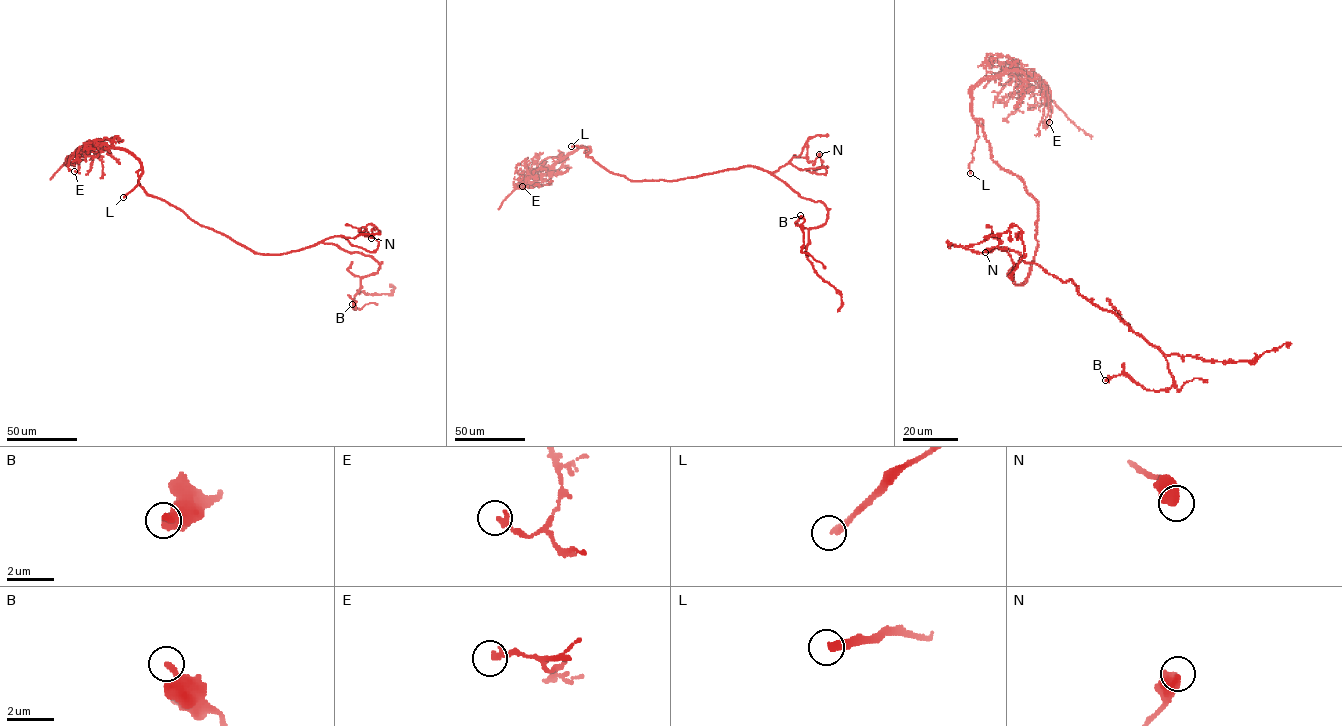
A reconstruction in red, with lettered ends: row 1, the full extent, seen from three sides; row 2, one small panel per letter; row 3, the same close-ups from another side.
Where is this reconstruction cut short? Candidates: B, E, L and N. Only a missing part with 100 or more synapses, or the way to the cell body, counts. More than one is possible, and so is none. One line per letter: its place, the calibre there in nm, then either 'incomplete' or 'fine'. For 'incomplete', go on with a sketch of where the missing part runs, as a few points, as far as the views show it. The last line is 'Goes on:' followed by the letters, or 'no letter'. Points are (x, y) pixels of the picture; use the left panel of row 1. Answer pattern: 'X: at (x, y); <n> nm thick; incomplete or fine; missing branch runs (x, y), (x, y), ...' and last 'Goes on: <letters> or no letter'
B: at (352, 304); 260 nm thick; fine
E: at (74, 171); 220 nm thick; fine
L: at (123, 197); 300 nm thick; incomplete; missing branch runs (123, 197), (117, 201), (117, 212)
N: at (371, 238); 550 nm thick; fine
Goes on: L

